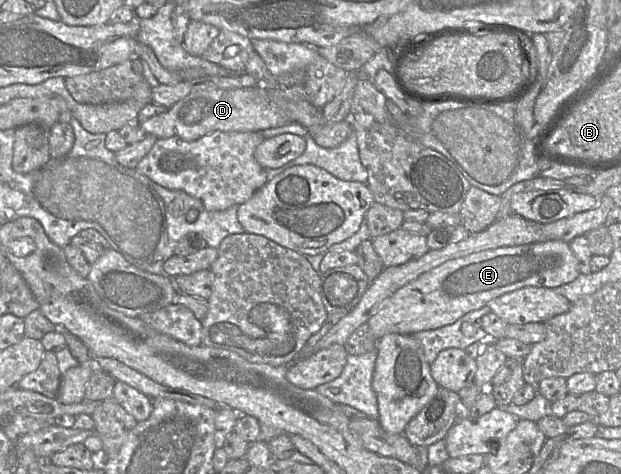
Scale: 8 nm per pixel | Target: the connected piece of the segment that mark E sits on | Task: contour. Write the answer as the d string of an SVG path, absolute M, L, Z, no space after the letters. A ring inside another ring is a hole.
M548 240L484 250L449 260L398 289L380 306L375 315L367 321L367 324L376 340L391 333L413 335L420 331L433 330L453 324L468 312L482 308L490 300L505 293L526 286L553 289L574 281L579 274L581 273L577 258L571 250L569 243L561 240Z

